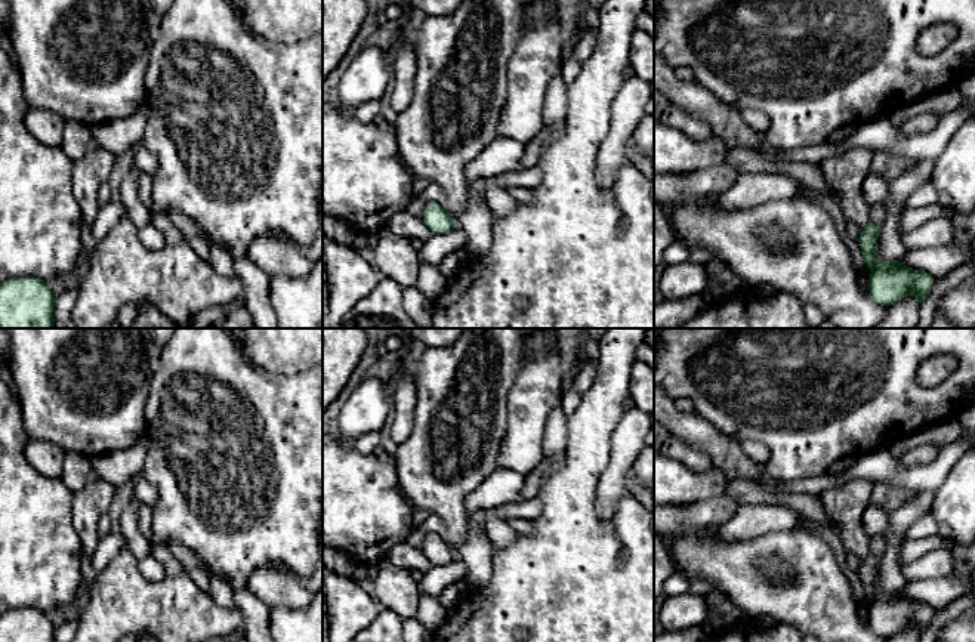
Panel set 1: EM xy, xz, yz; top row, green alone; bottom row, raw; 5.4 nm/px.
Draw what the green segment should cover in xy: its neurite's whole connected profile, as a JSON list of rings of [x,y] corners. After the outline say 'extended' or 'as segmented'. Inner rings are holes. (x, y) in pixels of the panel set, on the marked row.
[[[25,277],[0,284],[0,328],[53,328],[56,294],[44,280]]] | as segmented

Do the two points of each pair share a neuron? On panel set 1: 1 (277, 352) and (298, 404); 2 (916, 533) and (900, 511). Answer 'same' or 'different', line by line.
1: different
2: different

